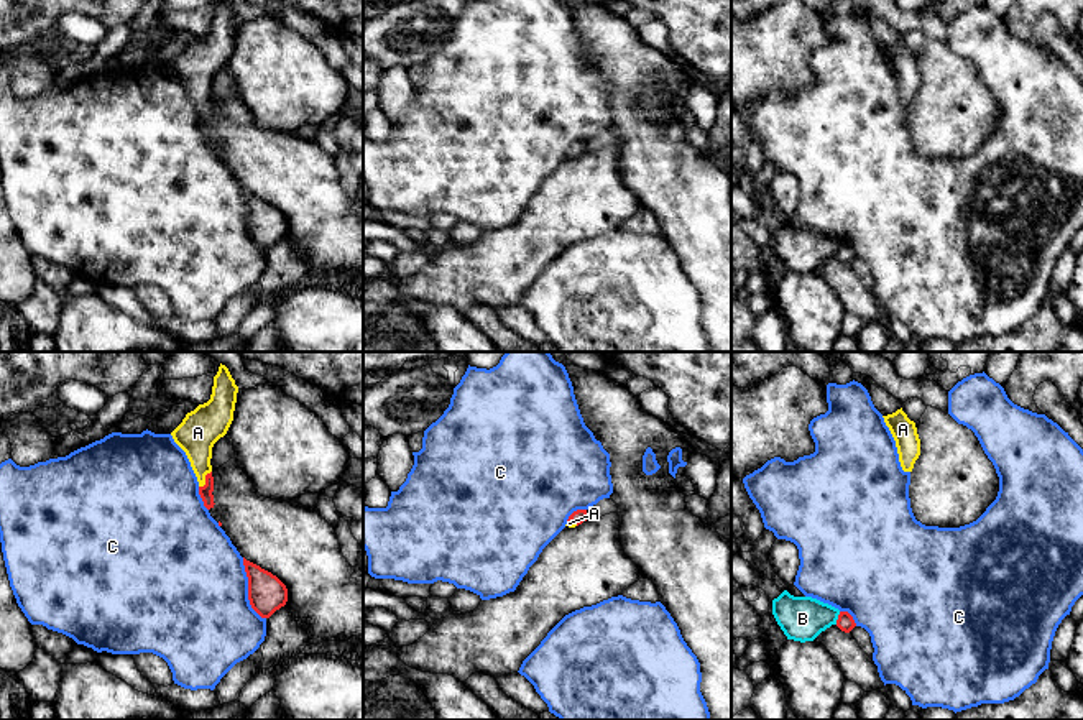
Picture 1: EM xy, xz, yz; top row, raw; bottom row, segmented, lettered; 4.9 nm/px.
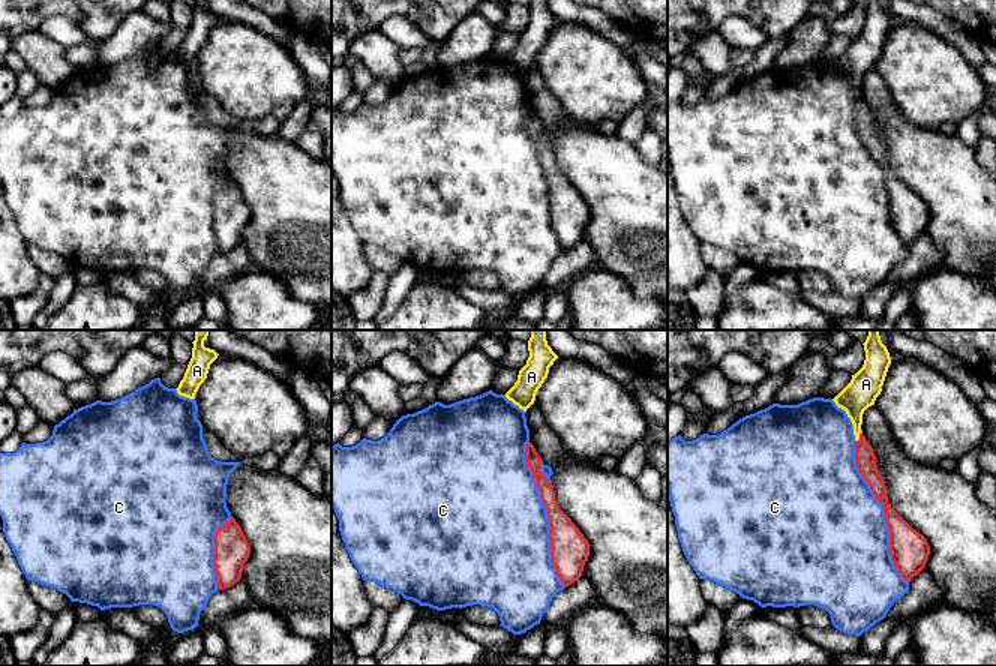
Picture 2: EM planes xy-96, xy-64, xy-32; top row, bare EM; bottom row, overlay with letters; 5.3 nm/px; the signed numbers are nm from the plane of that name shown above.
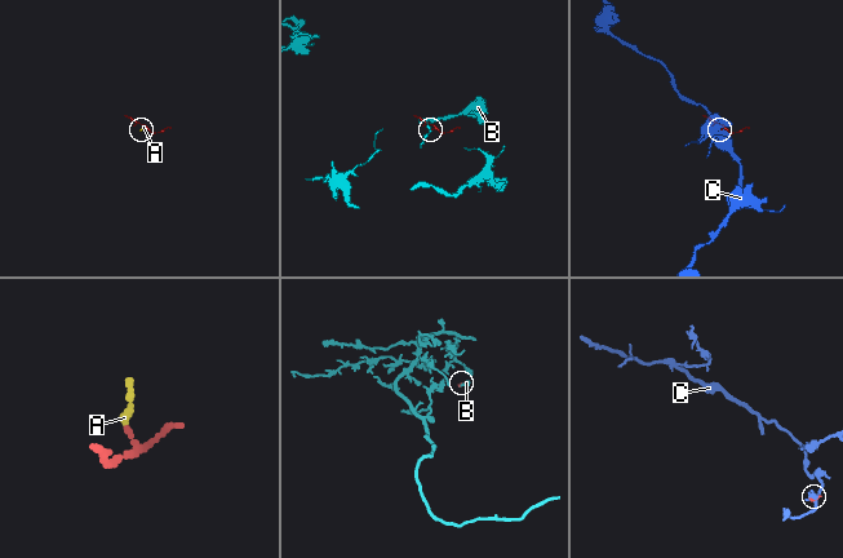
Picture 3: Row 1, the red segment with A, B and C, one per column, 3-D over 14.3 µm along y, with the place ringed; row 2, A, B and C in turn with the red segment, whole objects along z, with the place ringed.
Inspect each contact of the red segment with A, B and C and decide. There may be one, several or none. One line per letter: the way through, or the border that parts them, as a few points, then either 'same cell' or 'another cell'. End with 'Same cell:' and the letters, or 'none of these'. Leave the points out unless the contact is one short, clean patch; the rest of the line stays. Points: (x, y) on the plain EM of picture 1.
A: same cell
B: another cell
C: another cell
Same cell: A

